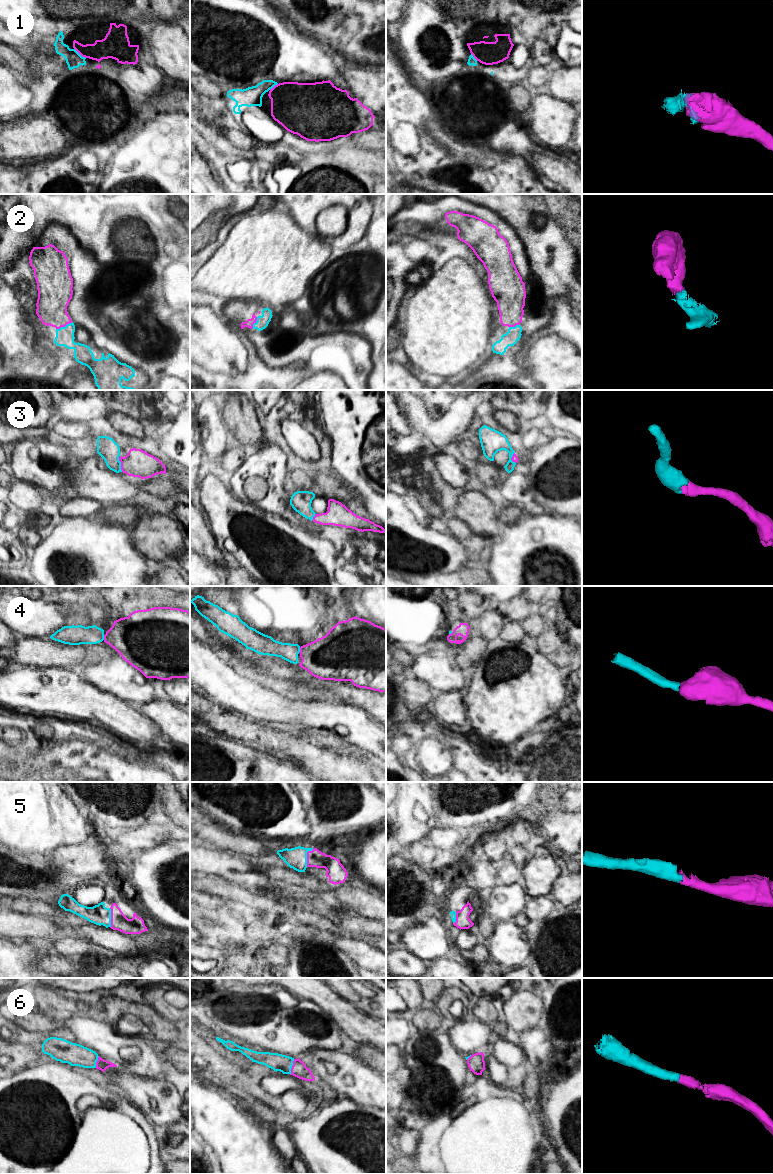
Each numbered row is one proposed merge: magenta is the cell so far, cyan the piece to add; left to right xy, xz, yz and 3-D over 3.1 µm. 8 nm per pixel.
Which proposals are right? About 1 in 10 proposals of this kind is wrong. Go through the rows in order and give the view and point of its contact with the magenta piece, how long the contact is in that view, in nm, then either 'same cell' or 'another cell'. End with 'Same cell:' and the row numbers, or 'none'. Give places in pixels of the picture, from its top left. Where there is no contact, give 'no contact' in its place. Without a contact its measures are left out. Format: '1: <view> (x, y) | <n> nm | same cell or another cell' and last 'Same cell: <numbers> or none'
1: xy (80, 54) | 130 nm | same cell
2: xy (64, 326) | 150 nm | same cell
3: xy (121, 464) | 120 nm | same cell
4: xz (300, 650) | 50 nm | same cell
5: xz (307, 856) | 160 nm | same cell
6: xz (292, 1067) | 130 nm | same cell
Same cell: 1, 2, 3, 4, 5, 6

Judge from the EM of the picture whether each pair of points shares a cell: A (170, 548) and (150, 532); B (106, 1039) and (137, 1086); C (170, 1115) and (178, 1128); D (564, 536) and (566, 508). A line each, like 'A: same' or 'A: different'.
A: same
B: different
C: different
D: different

